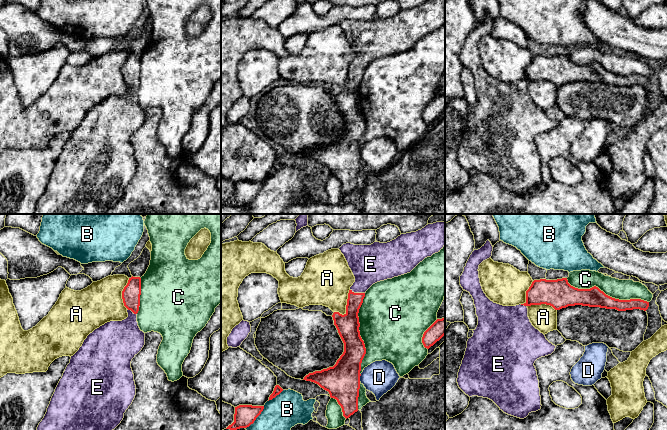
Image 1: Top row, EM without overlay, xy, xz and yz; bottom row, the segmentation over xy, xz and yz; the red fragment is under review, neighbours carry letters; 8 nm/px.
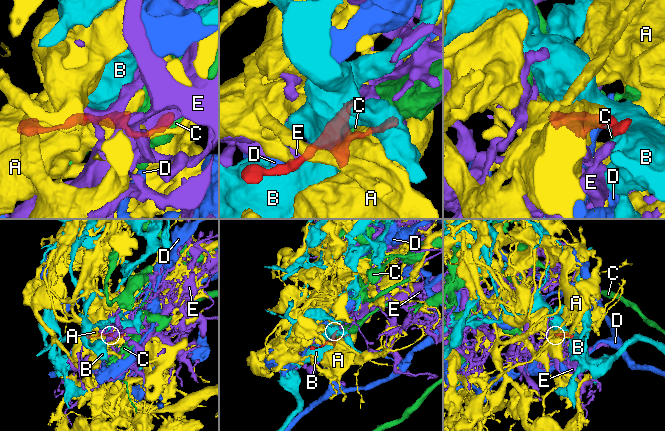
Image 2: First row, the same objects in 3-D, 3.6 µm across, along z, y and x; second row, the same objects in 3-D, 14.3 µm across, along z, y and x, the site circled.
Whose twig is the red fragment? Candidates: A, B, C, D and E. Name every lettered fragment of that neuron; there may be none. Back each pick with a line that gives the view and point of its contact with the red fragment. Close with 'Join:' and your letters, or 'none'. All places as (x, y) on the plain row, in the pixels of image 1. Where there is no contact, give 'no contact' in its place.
E: xz (357, 69)
Join: E

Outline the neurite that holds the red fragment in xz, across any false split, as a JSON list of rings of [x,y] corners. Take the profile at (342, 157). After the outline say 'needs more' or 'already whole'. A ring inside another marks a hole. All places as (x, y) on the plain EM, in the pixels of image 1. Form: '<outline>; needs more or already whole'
[[[428,0],[416,8],[401,10],[396,15],[371,21],[343,20],[339,26],[351,45],[355,58],[350,63],[344,91],[334,88],[334,101],[344,119],[344,128],[333,143],[309,149],[303,156],[318,160],[328,167],[331,174],[337,176],[347,195],[358,187],[361,139],[366,130],[364,117],[360,112],[359,85],[366,67],[375,59],[410,49],[425,34],[440,28],[445,22],[445,0]]]; needs more

